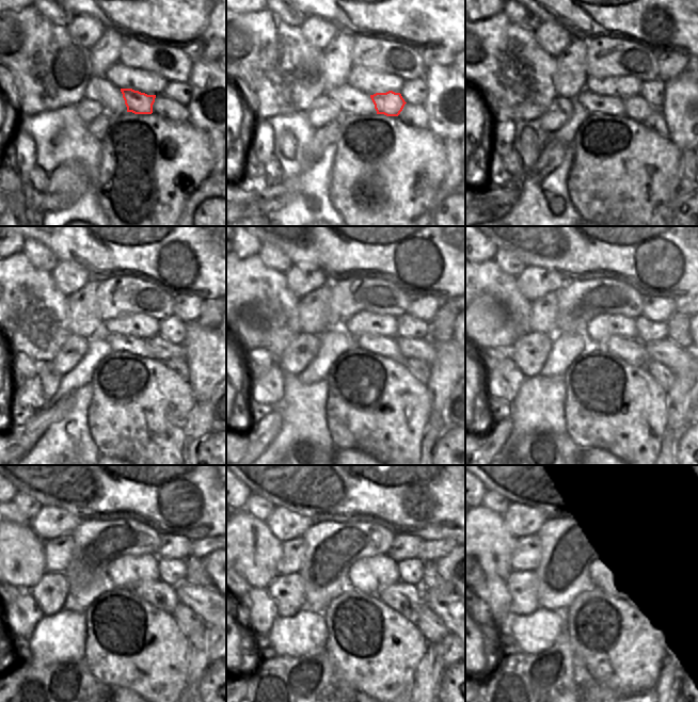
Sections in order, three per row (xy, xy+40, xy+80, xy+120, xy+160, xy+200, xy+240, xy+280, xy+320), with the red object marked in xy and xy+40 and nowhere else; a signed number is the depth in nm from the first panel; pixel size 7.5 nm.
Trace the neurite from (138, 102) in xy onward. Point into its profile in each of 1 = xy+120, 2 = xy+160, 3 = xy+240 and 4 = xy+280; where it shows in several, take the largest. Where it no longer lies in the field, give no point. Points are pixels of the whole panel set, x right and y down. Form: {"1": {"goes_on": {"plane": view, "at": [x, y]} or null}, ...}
{"1": {"goes_on": {"plane": "xy+120", "at": [162, 349]}}, "2": {"goes_on": {"plane": "xy+160", "at": [423, 349]}}, "3": {"goes_on": {"plane": "xy+240", "at": [204, 602]}}, "4": {"goes_on": {"plane": "xy+280", "at": [443, 604]}}}

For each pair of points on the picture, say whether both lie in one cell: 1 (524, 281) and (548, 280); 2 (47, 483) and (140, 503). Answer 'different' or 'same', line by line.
1: same
2: same

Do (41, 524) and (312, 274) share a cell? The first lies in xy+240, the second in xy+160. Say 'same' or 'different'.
same

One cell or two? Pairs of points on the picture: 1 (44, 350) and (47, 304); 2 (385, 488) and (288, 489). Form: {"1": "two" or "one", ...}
{"1": "one", "2": "one"}

